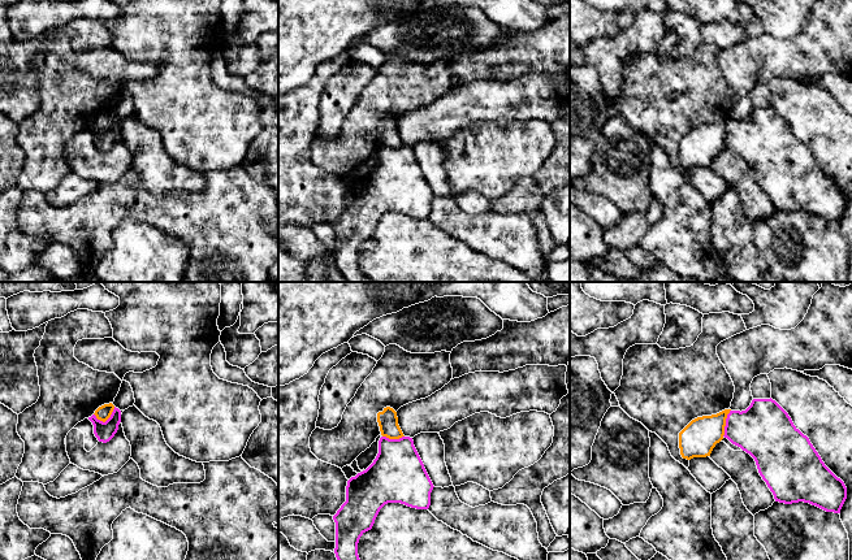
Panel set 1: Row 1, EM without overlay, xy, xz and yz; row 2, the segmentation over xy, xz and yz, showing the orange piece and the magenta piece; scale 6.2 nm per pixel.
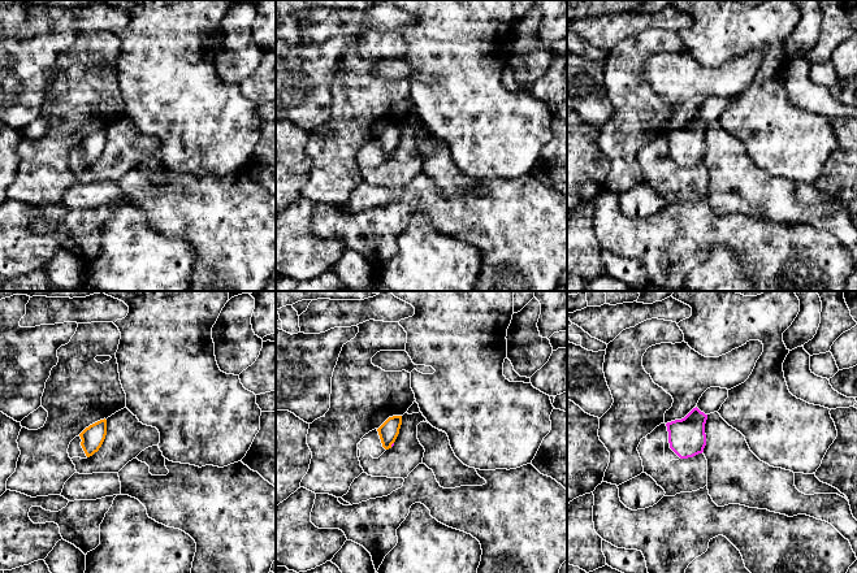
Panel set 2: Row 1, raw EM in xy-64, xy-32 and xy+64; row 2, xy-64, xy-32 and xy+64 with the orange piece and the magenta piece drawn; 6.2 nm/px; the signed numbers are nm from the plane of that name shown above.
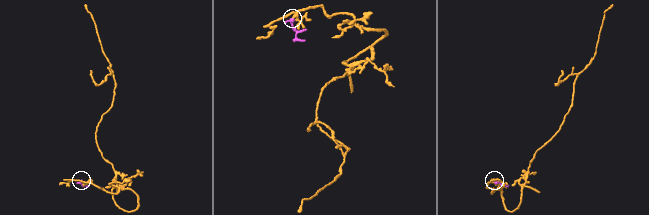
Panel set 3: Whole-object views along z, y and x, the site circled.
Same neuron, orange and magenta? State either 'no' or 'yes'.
no

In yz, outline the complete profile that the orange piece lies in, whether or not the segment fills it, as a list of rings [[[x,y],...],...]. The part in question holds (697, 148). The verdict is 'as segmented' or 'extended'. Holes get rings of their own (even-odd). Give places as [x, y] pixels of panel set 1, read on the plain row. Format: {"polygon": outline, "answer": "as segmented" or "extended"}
{"polygon": [[[731,118],[692,129],[679,142],[679,157],[683,168],[710,165],[717,152],[723,148],[726,127]]], "answer": "as segmented"}

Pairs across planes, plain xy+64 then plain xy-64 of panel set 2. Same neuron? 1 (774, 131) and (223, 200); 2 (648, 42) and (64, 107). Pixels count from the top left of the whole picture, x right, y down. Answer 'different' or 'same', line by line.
1: different
2: same

